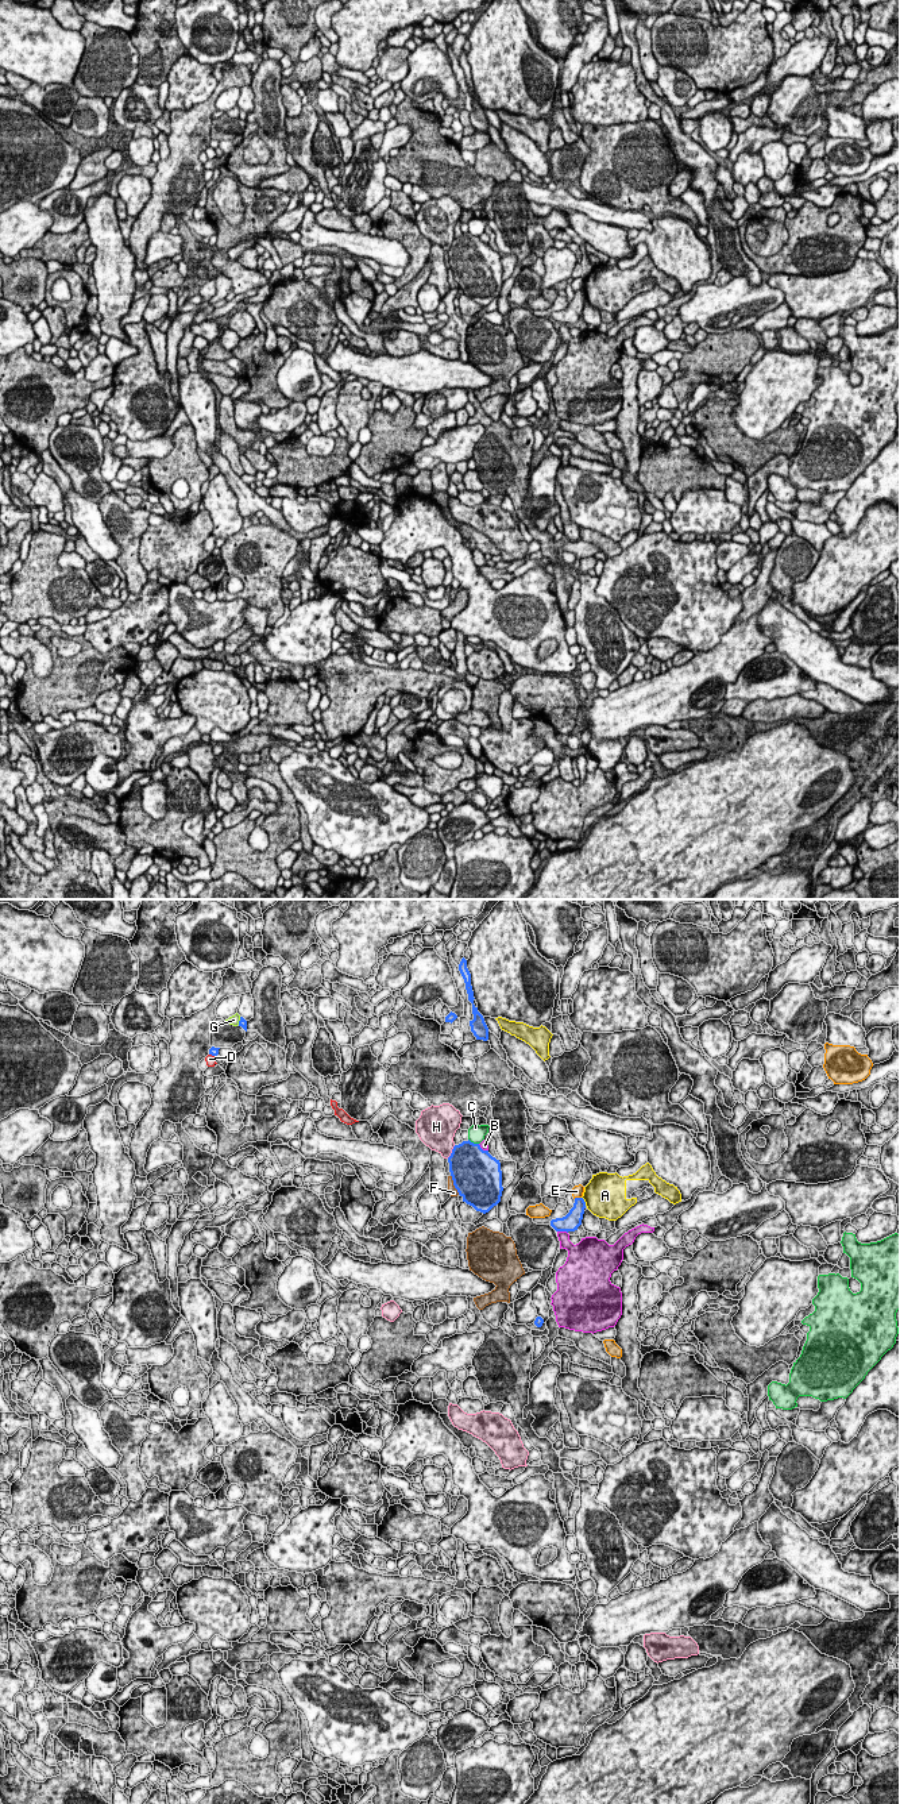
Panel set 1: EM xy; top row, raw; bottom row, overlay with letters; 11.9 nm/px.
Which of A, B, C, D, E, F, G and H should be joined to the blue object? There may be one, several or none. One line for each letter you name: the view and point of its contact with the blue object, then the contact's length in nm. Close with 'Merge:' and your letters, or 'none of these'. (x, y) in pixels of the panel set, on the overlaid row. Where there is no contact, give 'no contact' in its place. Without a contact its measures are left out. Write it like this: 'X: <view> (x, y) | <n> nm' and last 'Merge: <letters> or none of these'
Merge: none of these

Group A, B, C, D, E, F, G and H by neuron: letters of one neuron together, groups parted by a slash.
A / B / C / D / E / F / G / H

